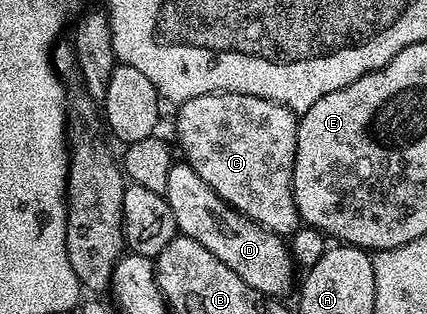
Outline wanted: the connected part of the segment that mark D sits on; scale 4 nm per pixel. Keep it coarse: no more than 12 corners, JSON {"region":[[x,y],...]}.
{"region":[[187,162],[164,196],[178,233],[253,290],[290,290],[288,243],[227,205]]}

